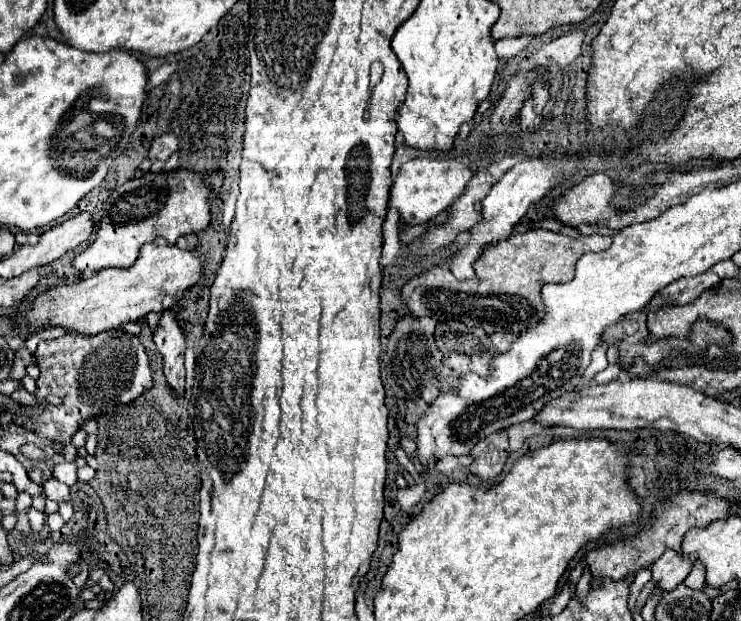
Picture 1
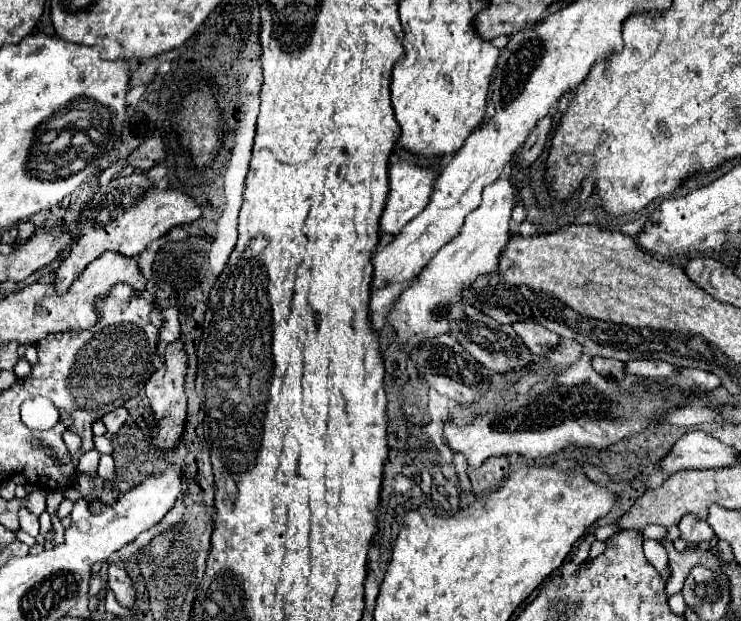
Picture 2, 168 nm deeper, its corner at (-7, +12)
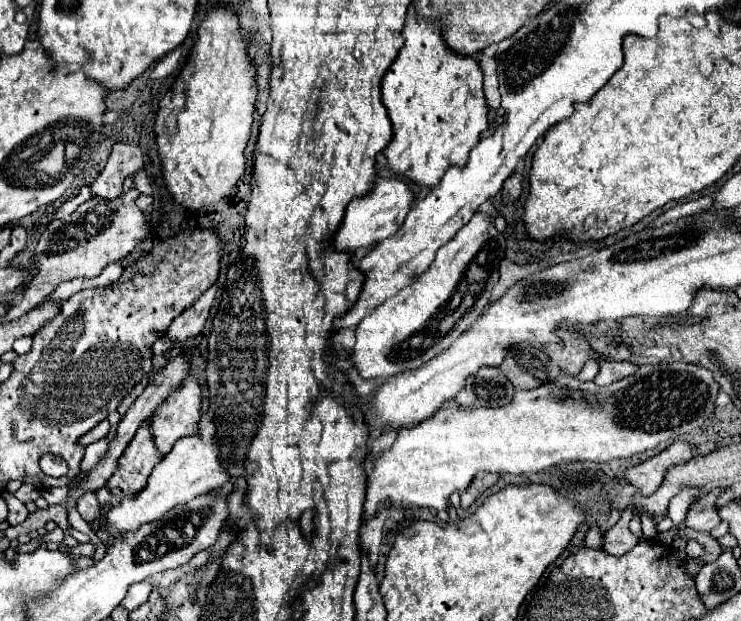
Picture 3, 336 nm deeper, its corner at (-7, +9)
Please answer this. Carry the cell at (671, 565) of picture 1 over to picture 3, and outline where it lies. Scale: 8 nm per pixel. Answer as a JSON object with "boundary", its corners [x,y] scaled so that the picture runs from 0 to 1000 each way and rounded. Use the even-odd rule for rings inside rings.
{"boundary":[[[962,791],[930,816],[927,836],[924,836],[924,845],[930,852],[957,858],[960,852],[965,852],[973,842],[970,829],[968,829],[968,816],[965,816],[965,800],[968,800],[968,794]]]}

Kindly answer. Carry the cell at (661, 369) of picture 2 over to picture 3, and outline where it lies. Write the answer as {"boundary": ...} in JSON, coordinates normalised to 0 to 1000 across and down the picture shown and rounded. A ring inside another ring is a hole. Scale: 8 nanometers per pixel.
{"boundary":[[[814,581],[811,585],[811,597],[806,601],[806,607],[800,610],[806,620],[825,620],[846,604],[854,604],[857,597],[862,597],[862,588],[854,588],[854,585],[822,585],[822,581]]]}

